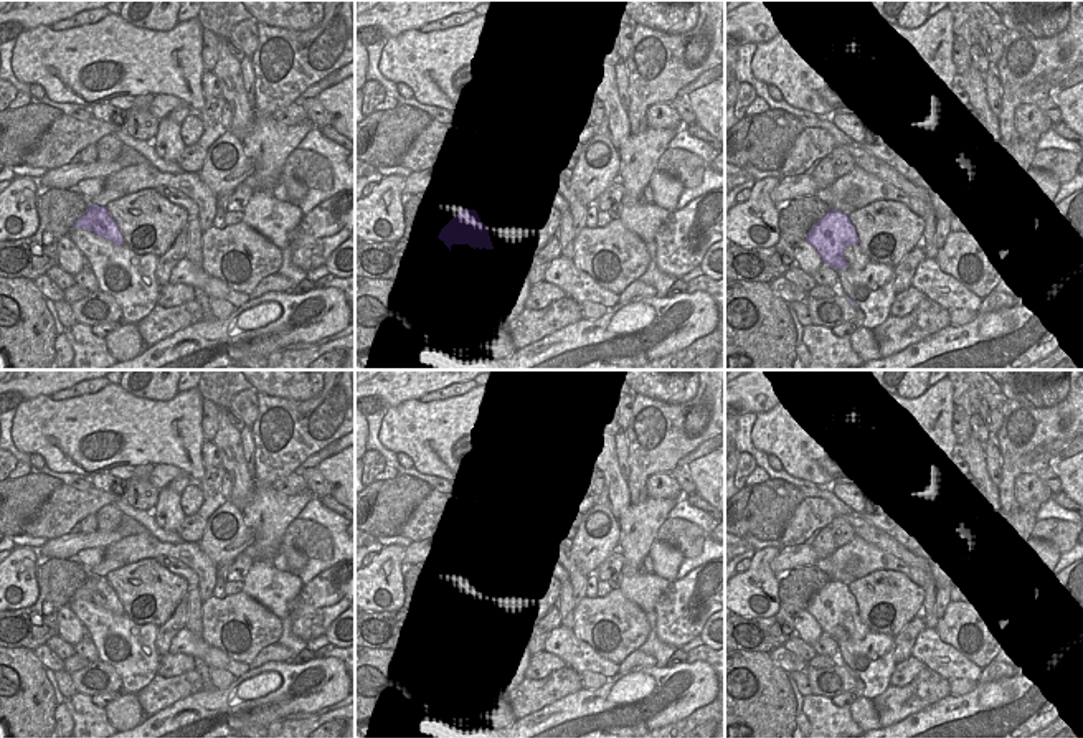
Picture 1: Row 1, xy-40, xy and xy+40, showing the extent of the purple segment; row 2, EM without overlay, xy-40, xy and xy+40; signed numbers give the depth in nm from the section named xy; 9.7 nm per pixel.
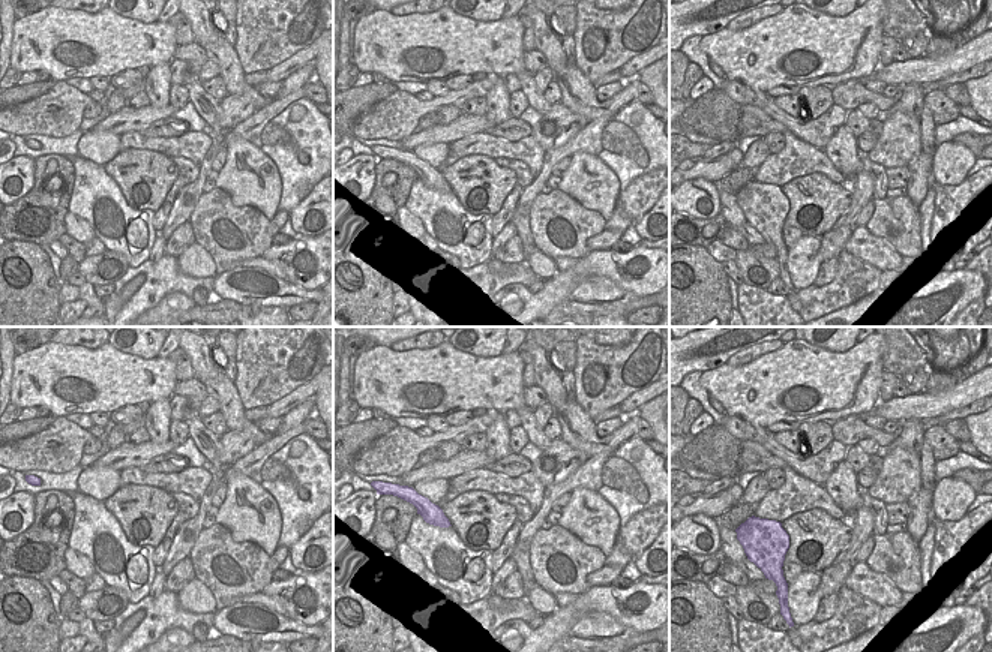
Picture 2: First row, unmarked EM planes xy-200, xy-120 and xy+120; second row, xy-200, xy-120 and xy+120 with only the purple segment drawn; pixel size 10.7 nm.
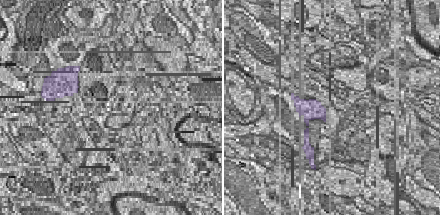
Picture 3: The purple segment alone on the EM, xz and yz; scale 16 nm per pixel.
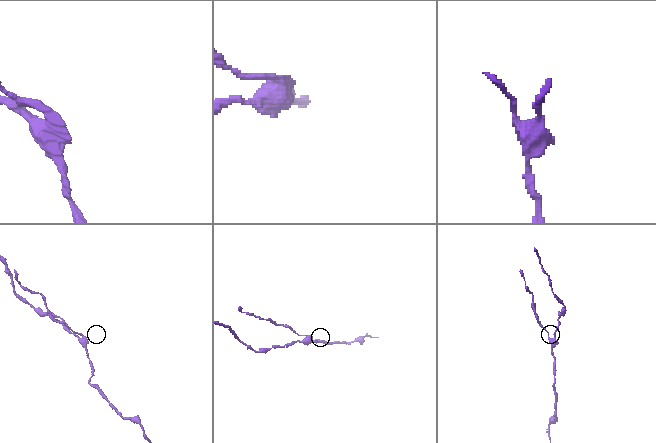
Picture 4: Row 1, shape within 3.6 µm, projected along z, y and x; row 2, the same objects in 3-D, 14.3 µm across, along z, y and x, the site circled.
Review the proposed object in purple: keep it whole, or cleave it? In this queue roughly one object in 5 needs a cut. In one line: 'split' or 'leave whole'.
split

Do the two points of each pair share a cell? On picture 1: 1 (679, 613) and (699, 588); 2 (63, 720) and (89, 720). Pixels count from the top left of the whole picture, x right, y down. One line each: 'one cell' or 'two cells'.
1: one cell
2: two cells

